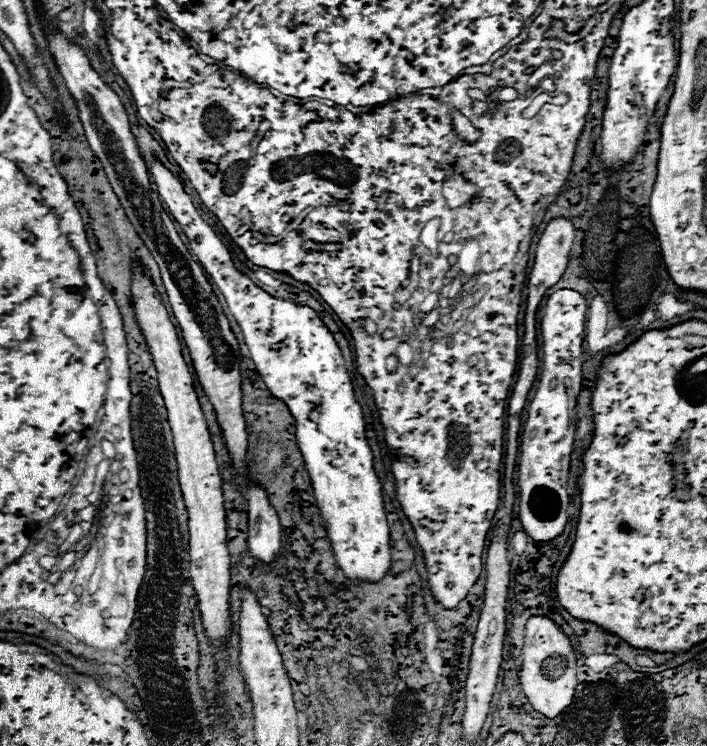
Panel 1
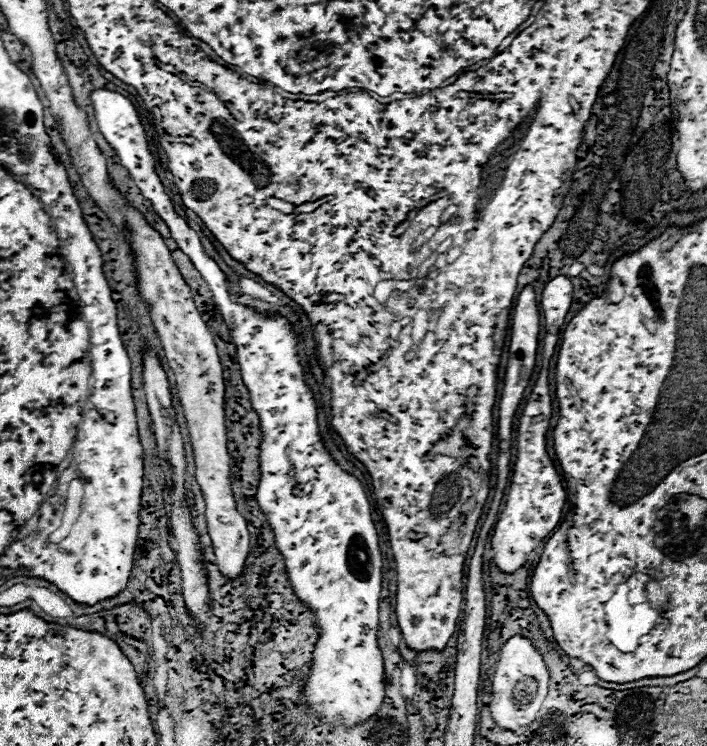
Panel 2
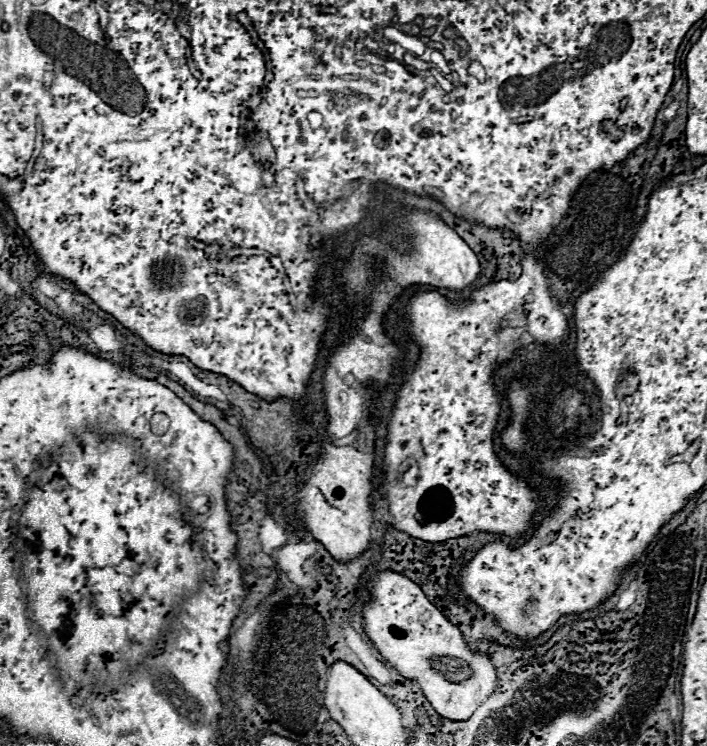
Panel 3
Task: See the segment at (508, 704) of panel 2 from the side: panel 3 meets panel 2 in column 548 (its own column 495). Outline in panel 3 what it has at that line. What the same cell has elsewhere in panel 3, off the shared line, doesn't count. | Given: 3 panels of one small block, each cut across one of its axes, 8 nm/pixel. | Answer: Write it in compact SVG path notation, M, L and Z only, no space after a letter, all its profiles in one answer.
M380 570L370 576L370 588L370 598L362 604L362 628L374 648L400 676L420 684L424 696L440 716L456 722L468 720L494 692L496 670L490 658L470 652L460 630L430 604L422 588L410 578L394 570Z

